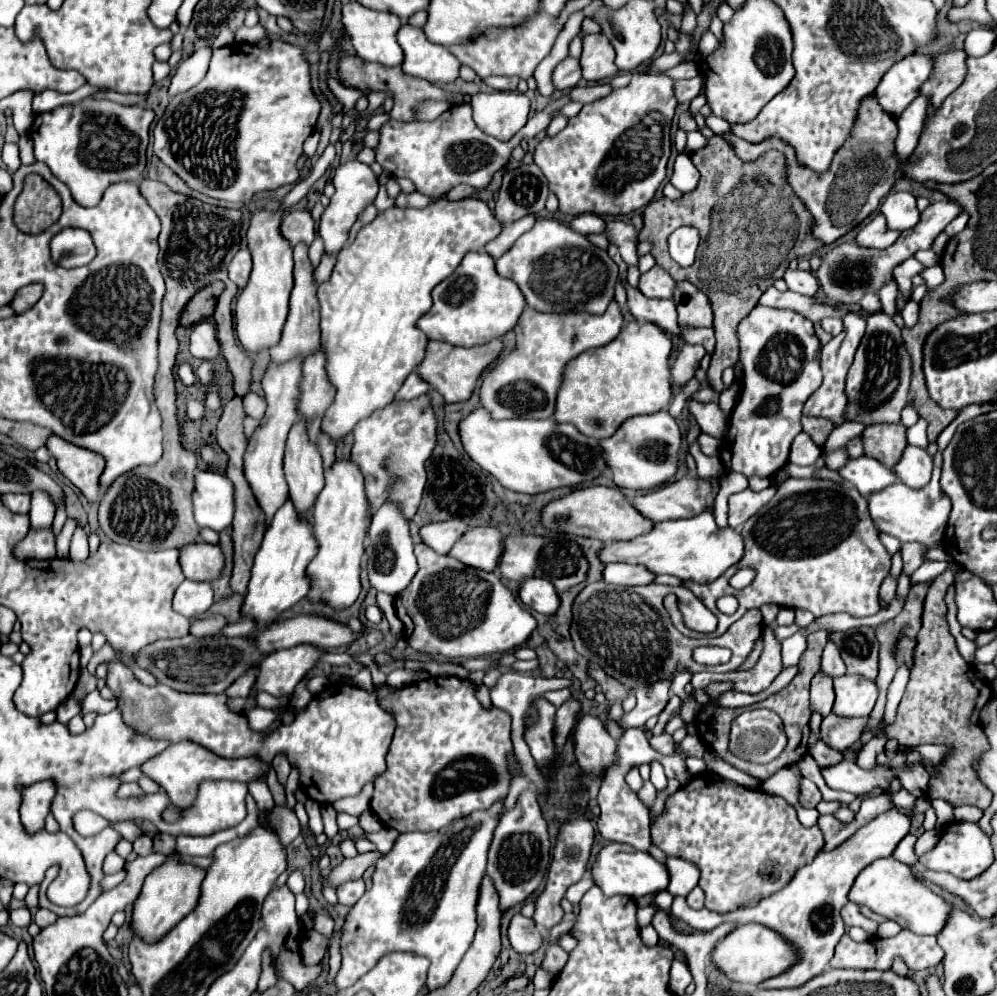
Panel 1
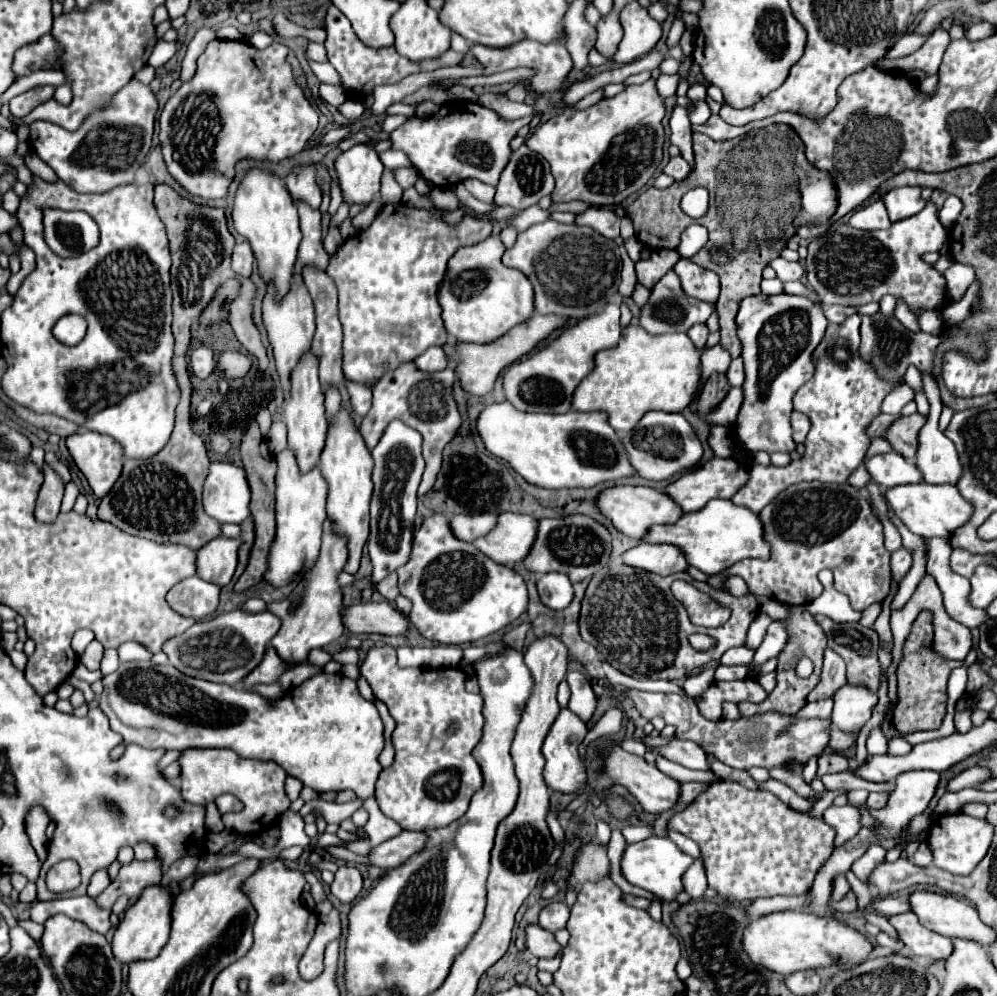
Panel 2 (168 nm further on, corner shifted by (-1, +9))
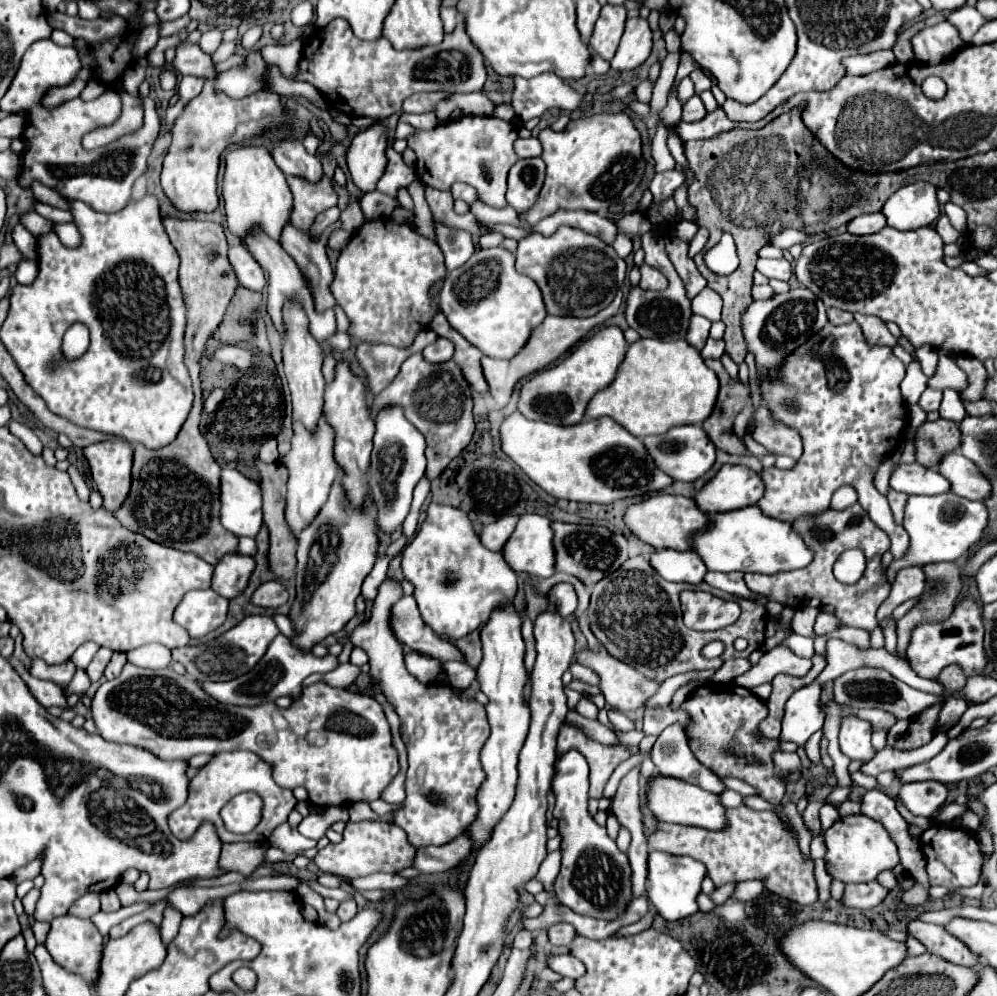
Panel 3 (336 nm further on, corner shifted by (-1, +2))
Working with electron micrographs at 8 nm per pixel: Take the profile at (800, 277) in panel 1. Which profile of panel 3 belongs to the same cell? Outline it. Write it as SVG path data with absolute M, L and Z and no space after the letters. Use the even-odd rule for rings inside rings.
M759 259L757 271L761 271L771 279L781 279L781 281L789 281L793 277L793 265L787 259Z

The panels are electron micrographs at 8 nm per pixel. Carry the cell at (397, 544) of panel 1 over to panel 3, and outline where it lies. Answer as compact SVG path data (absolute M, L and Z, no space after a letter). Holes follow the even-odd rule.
M399 407L383 409L377 415L377 431L373 437L371 465L367 471L371 499L377 509L377 527L381 533L391 535L407 517L413 489L425 475L425 437L405 419Z

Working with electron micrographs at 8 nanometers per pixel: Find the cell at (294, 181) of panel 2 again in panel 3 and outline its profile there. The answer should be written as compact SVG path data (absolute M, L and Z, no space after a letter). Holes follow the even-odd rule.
M287 139L277 143L273 159L285 175L295 175L305 181L319 181L323 177L321 161L315 155L309 155L299 141Z

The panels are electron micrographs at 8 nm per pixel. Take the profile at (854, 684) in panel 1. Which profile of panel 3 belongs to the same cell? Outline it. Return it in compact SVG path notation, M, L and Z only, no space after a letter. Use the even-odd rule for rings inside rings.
M845 715L841 719L841 729L839 729L841 751L849 759L861 759L861 761L873 759L875 751L869 743L871 733L873 725L869 725L869 721L861 721L857 715Z

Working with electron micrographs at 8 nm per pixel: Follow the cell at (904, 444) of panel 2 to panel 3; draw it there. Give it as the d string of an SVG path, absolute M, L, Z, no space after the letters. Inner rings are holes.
M937 419L925 421L925 425L917 427L913 447L915 461L923 467L935 467L943 453L957 449L959 445L959 427L953 421Z

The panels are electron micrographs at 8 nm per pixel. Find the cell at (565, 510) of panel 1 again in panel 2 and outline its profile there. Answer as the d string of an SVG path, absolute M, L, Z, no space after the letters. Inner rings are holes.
M615 486L607 488L599 496L601 512L613 522L617 530L621 530L629 538L645 538L651 526L655 524L673 524L683 516L683 510L677 502L673 502L665 492L647 486Z

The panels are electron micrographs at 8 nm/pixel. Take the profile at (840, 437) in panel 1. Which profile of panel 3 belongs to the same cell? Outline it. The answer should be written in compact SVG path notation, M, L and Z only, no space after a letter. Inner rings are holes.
M939 349L939 365L937 365L937 371L933 377L929 377L927 381L927 387L931 389L965 389L967 387L967 377L965 373L955 365L955 355L945 351L945 349Z

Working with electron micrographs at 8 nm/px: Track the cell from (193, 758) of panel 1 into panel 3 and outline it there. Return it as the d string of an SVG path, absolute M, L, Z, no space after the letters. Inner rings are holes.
M229 751L229 753L215 755L207 765L203 765L197 771L195 779L191 779L191 783L189 783L189 797L187 797L185 805L181 805L177 811L173 811L169 815L169 829L177 839L189 839L201 821L211 821L211 823L215 823L217 835L223 843L235 843L235 841L265 843L269 839L271 831L287 821L287 815L295 809L295 805L297 805L297 799L293 797L293 791L283 789L273 781L271 767L265 761L261 761L255 753L249 753L249 751ZM245 791L257 793L263 799L263 813L261 813L259 825L251 833L237 835L237 833L231 833L225 829L219 811L229 799L233 799L235 795L245 793Z

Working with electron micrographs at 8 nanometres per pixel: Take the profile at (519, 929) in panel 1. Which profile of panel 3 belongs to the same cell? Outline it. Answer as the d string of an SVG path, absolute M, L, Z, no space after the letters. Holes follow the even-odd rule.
M571 953L547 955L547 965L555 973L559 973L563 977L571 977L571 979L577 979L577 977L581 977L585 973L585 965L579 959L575 959Z

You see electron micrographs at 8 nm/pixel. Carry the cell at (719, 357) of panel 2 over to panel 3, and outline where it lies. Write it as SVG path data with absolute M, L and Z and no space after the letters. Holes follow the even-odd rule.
M709 337L707 343L705 343L705 347L701 349L701 357L703 357L703 359L709 359L709 357L713 357L713 359L721 359L723 353L725 353L725 341L723 341L723 339L715 341L715 339Z

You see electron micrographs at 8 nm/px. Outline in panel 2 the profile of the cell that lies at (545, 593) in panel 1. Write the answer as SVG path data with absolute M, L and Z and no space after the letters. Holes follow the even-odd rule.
M557 572L543 574L537 580L537 590L541 602L551 610L563 610L573 600L573 588L569 578L565 578L565 574L557 574Z

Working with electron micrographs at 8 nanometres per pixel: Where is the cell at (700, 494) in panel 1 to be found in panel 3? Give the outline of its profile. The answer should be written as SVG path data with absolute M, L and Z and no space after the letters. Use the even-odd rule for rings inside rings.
M723 465L719 473L699 489L693 499L703 513L715 515L755 505L763 495L761 477L741 465Z

